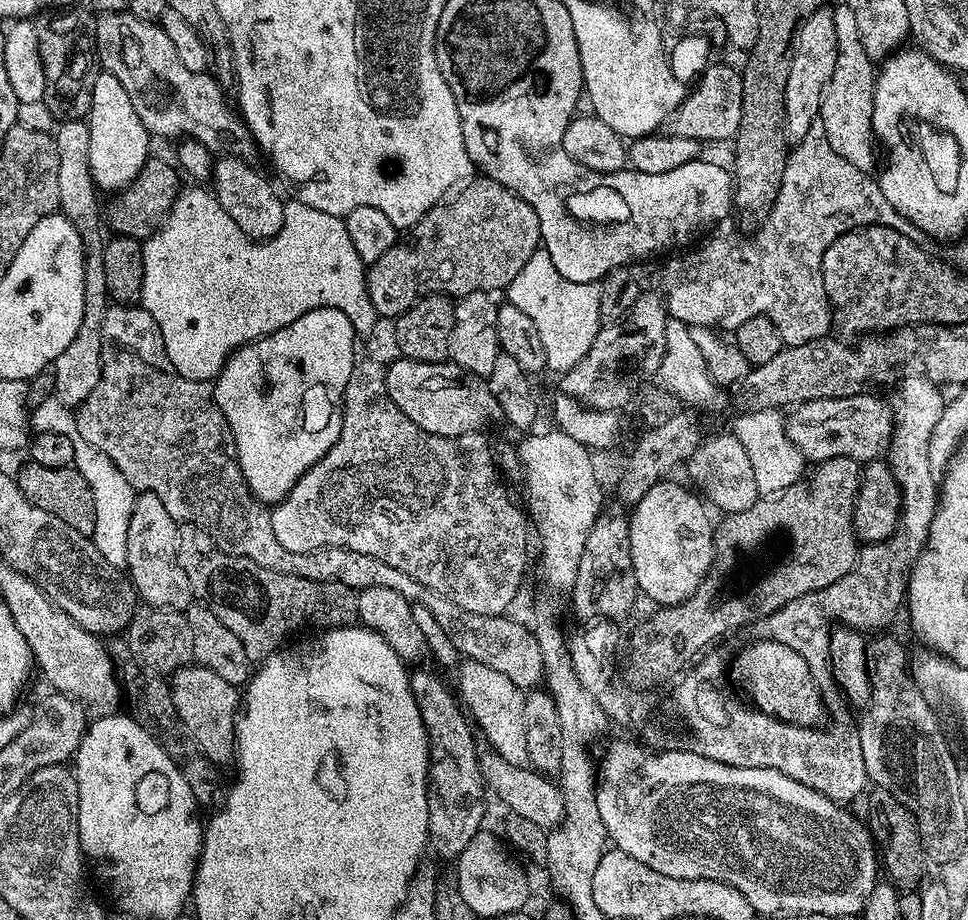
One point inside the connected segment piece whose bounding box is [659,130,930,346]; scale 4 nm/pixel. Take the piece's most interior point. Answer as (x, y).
(777, 273)

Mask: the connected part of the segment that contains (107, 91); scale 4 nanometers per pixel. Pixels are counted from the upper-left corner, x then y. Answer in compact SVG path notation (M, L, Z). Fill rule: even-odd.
M103 70L97 71L92 91L92 105L86 123L90 130L88 157L92 167L92 180L101 193L119 193L150 159L148 152L150 134L142 126L142 118L138 118L138 110L134 110L134 102L130 102L130 94L126 94L122 82L118 82L114 74Z

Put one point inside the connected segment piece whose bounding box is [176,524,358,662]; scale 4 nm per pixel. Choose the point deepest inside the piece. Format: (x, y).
(261, 606)

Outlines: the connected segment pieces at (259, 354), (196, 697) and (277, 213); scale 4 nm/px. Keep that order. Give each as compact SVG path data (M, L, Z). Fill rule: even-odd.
M319 308L302 314L290 326L261 336L250 344L237 348L229 356L224 368L214 381L216 404L222 410L236 443L236 461L248 488L265 506L275 506L288 491L338 442L344 417L344 391L350 382L356 353L358 334L337 308Z
M195 662L171 673L170 687L174 710L178 718L182 718L182 726L186 726L190 738L194 738L205 758L216 766L221 766L227 760L229 763L234 756L236 717L242 708L241 689L223 680L219 674L214 674L214 670L201 668Z
M224 154L213 163L210 169L210 188L216 201L238 222L238 226L251 240L271 241L283 230L286 223L286 204L276 193L276 188L260 172L255 172L250 165L236 154Z

